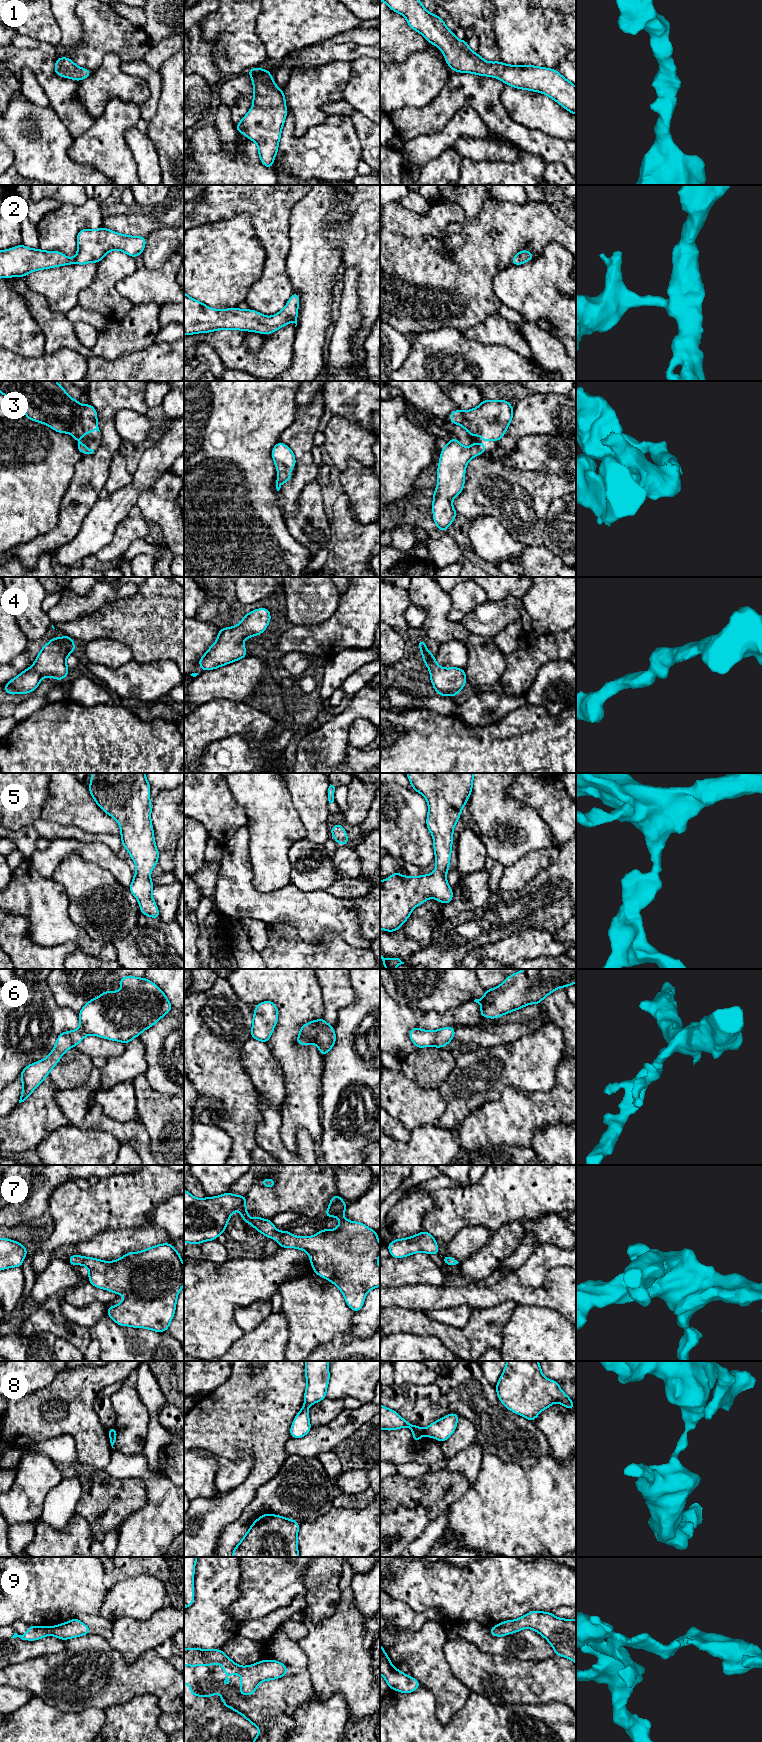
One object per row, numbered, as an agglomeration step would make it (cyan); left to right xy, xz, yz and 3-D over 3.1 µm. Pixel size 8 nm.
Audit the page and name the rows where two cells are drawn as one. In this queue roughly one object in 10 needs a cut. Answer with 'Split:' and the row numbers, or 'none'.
Split: 8

